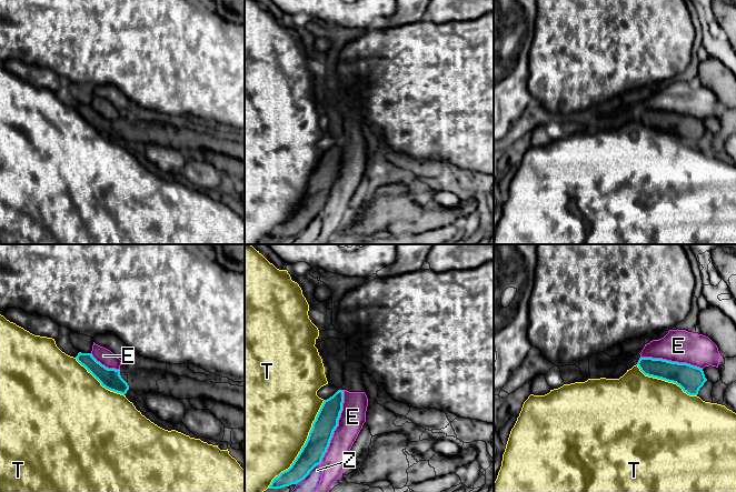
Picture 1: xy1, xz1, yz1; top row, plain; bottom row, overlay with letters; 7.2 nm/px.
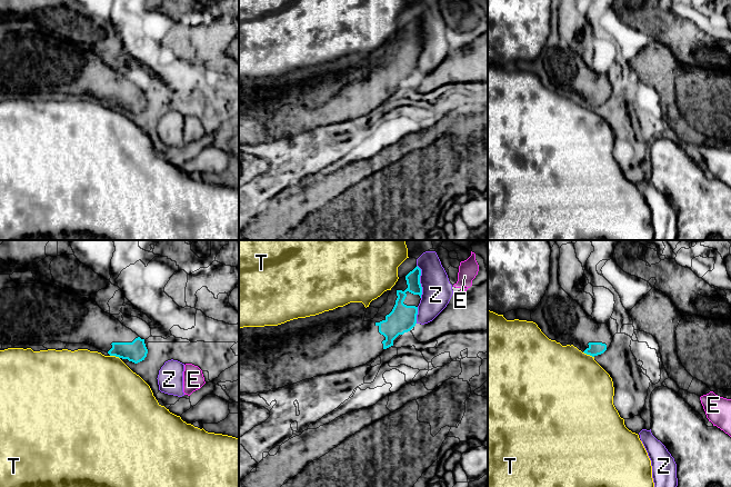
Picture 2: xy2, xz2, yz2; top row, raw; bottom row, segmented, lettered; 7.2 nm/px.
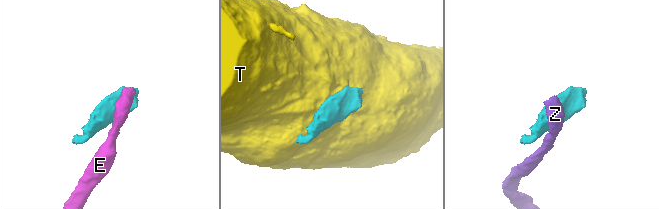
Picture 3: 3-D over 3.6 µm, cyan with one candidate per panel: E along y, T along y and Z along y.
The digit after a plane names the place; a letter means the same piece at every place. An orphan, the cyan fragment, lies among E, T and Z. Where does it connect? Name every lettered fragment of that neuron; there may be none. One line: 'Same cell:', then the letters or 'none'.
Same cell: none

